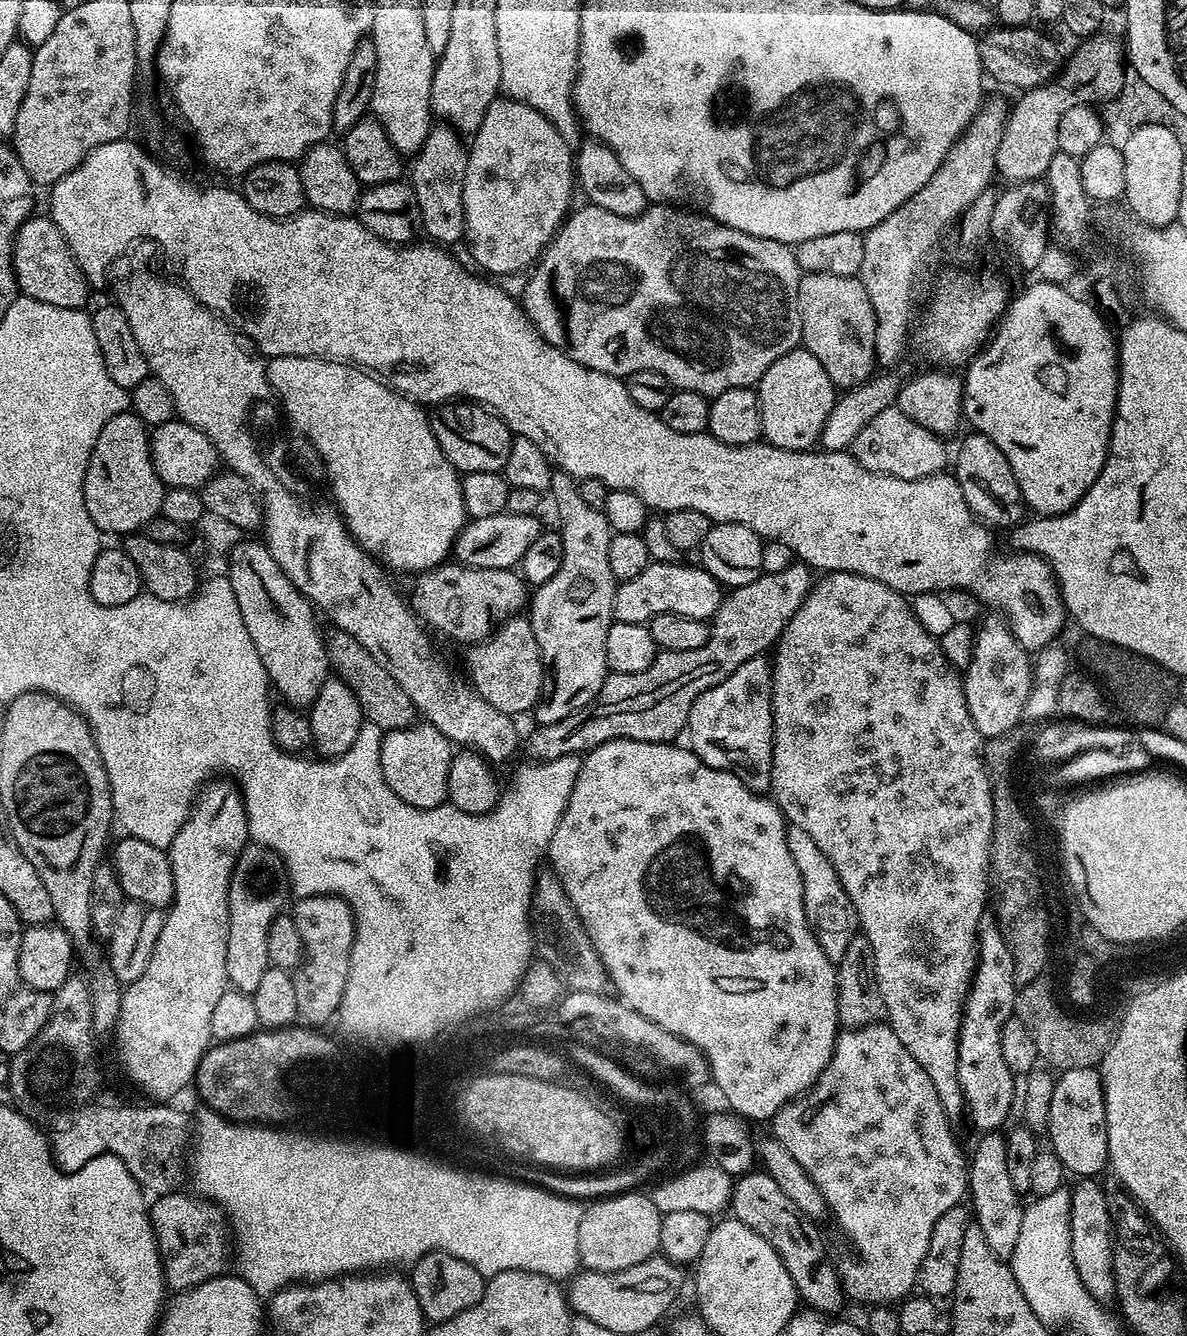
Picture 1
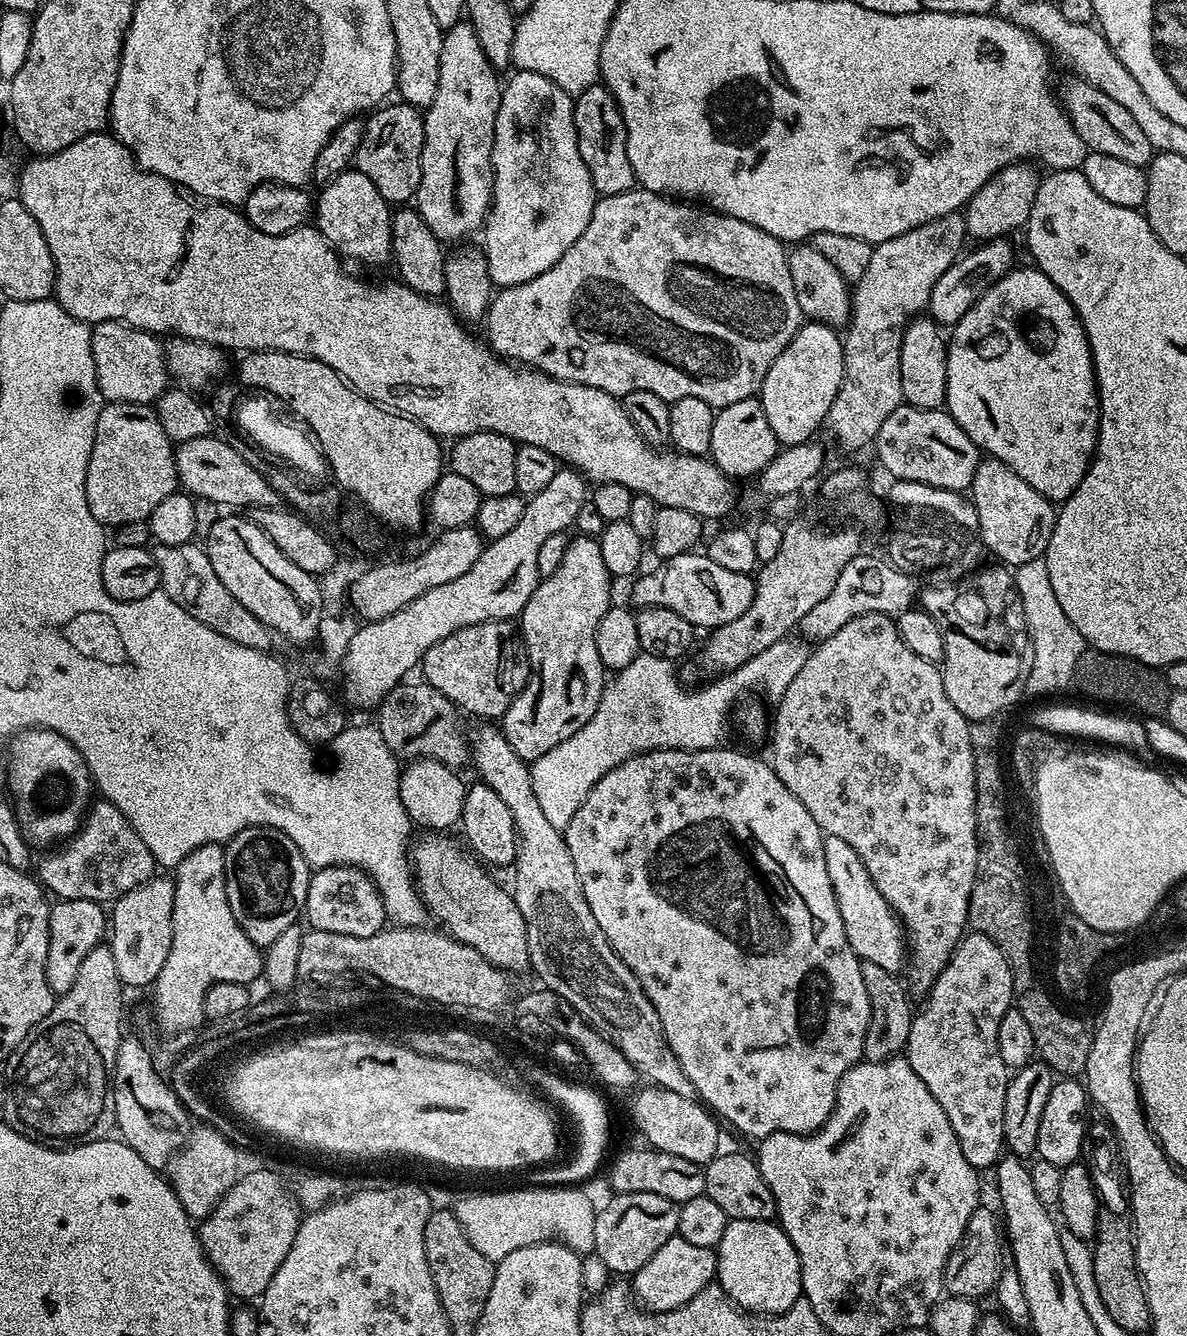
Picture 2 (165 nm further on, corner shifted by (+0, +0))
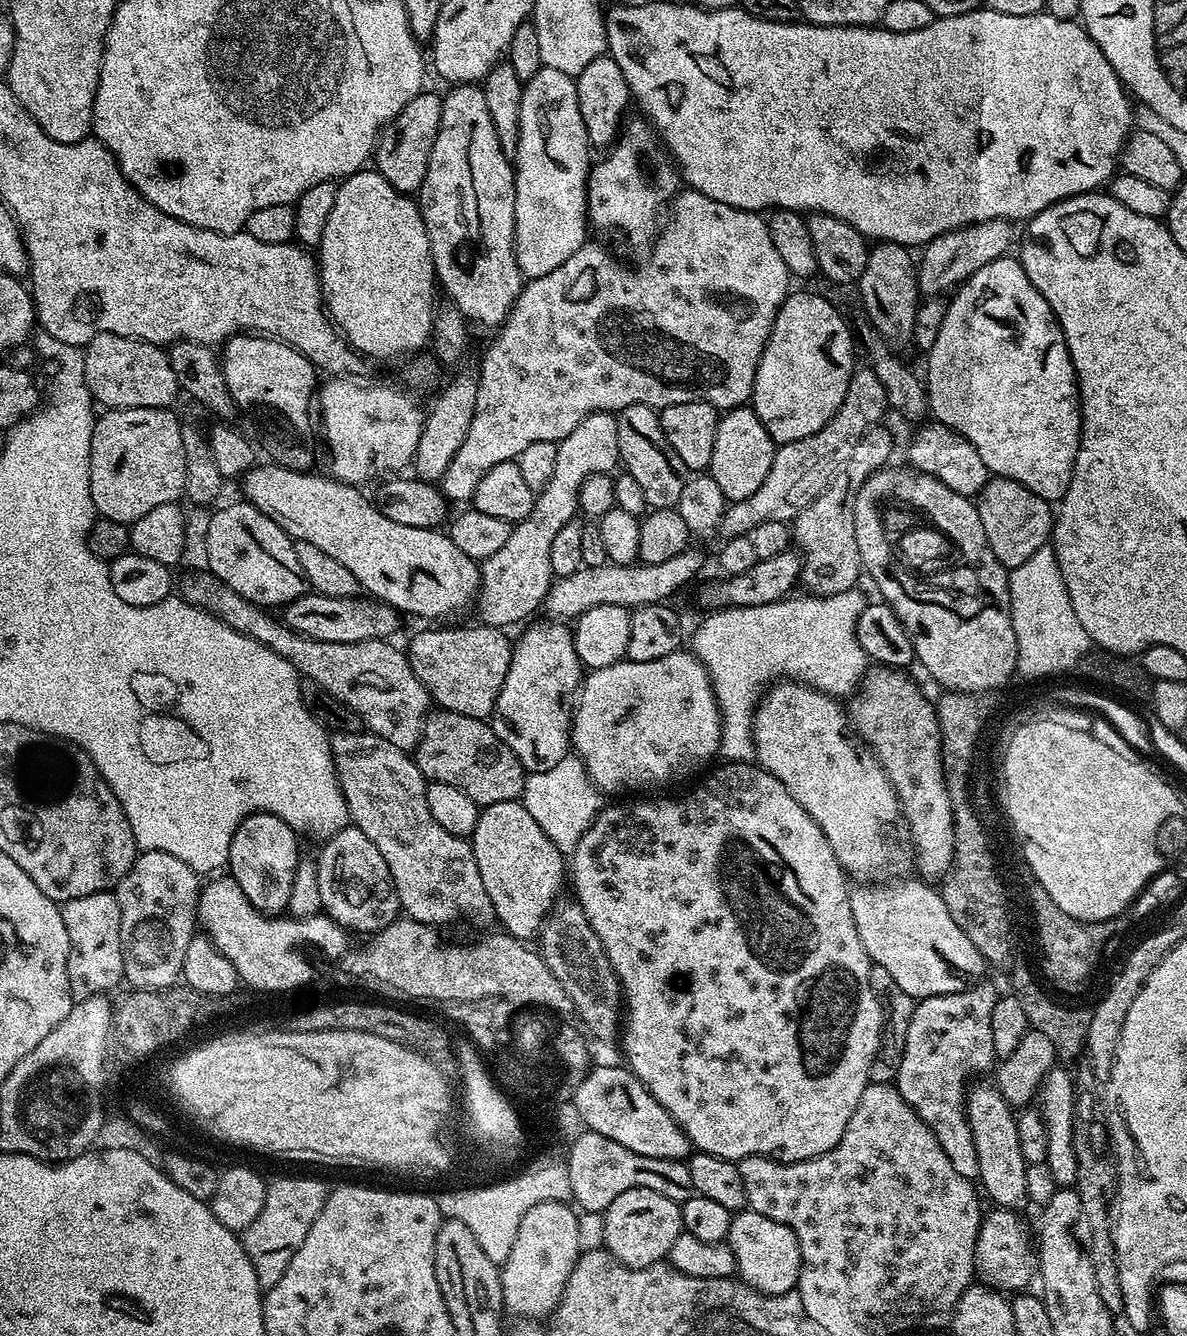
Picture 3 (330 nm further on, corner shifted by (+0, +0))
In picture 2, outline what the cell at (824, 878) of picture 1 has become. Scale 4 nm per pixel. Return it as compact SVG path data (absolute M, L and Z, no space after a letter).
M833 836L824 837L824 853L826 871L830 874L838 910L842 914L842 926L854 954L861 961L869 960L882 966L882 970L899 973L900 963L906 960L906 940L902 935L902 925L886 898L878 894L878 886L874 886L862 858L858 858L858 854L854 854L854 849L842 842L842 838Z

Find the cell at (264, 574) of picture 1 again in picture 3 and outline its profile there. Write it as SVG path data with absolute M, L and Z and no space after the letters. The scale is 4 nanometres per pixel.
M247 502L239 503L228 504L211 513L205 540L209 554L207 571L252 604L269 610L279 609L309 591L295 543L275 522L266 518L262 510Z

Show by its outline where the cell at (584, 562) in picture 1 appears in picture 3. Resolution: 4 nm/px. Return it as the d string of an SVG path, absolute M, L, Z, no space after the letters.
M564 622L547 623L529 623L520 641L517 639L513 643L510 670L506 674L506 682L502 682L502 690L490 717L492 732L498 734L498 738L510 746L510 750L514 750L525 773L550 770L550 766L558 766L558 762L569 755L572 710L582 683L582 665L574 650L572 628Z

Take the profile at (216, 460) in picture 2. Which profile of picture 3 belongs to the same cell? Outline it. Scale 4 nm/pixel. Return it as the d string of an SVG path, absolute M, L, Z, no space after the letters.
M275 462L257 463L242 477L243 499L253 504L266 518L270 518L293 541L310 542L318 550L330 554L360 584L361 589L371 599L388 604L401 614L425 616L428 622L436 622L439 616L452 616L477 597L480 589L480 564L470 559L443 531L418 526L402 526L402 522L390 522L386 514L377 510L375 503L363 496L355 484L341 484L339 480L326 474L326 477L312 476L311 471L295 472L281 468Z

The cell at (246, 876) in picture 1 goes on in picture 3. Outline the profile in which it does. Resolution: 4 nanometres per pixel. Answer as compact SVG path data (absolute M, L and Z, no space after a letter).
M253 812L251 816L238 826L230 842L227 871L236 879L238 886L242 886L242 894L246 894L248 901L266 916L281 915L290 902L290 888L294 886L294 870L301 862L300 848L296 845L298 834L282 818L269 812Z

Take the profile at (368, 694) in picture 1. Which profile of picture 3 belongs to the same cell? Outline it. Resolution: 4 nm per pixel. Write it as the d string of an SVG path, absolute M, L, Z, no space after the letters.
M433 711L425 719L420 740L414 749L414 759L425 780L458 786L458 790L462 790L462 794L477 806L520 800L524 795L526 773L514 750L510 750L510 746L492 732L491 723L466 714Z

